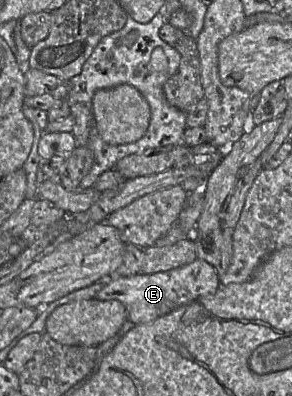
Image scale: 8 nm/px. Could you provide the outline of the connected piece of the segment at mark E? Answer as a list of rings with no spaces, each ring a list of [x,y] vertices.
[[[197,258],[189,264],[169,271],[152,274],[138,273],[131,276],[110,276],[110,279],[105,281],[104,287],[96,294],[96,298],[103,301],[117,300],[121,302],[126,308],[127,319],[132,321],[135,325],[139,325],[153,321],[200,297],[213,294],[220,285],[219,274],[215,267],[207,261]]]

